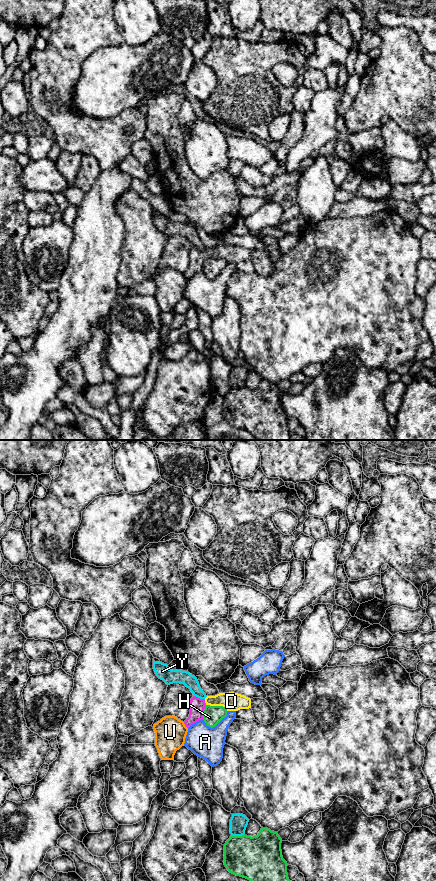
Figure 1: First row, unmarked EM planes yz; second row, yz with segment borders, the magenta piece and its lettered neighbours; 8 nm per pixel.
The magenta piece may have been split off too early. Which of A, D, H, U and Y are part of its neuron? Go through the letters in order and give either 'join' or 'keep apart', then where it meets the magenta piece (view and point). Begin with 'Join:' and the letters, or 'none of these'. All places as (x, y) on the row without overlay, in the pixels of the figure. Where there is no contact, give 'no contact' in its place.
Join: D
A: keep apart | yz (195, 274)
D: join | yz (204, 254)
H: keep apart | yz (203, 264)
U: keep apart | yz (185, 277)
Y: keep apart | yz (199, 250)

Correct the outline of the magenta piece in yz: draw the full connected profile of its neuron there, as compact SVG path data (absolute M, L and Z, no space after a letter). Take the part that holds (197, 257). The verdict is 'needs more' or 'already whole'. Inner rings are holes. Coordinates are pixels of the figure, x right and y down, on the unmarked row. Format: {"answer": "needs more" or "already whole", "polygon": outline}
{"answer": "needs more", "polygon": "M234 244L219 245L215 248L207 248L205 251L193 248L190 252L189 269L184 273L187 280L203 271L204 261L207 257L223 258L227 263L238 263L251 260L251 251Z"}

